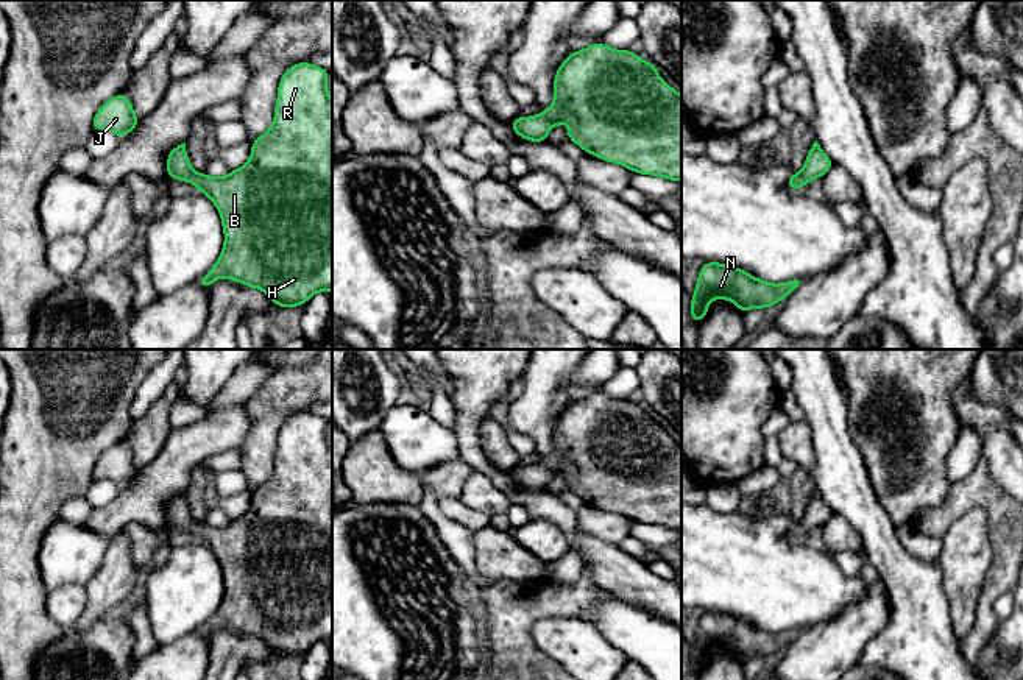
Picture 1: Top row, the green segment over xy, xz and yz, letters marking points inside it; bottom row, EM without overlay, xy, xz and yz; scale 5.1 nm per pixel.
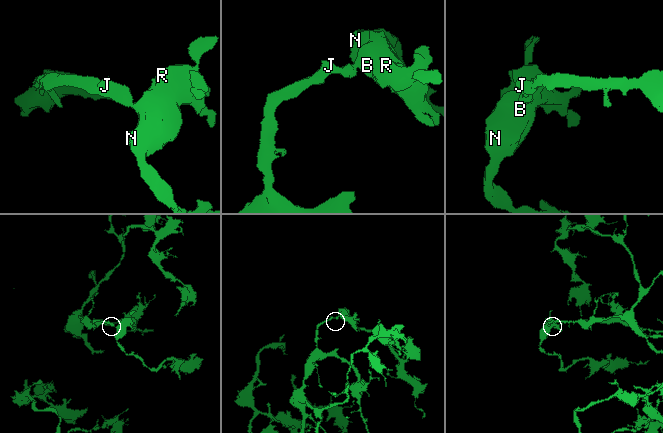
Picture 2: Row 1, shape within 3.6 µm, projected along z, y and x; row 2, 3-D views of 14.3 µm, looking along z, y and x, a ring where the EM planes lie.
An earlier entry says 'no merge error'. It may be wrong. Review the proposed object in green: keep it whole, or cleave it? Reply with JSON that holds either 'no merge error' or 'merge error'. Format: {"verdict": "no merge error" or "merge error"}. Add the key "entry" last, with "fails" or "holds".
{"verdict": "no merge error", "entry": "holds"}

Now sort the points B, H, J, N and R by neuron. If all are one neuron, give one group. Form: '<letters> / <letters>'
B H J N R

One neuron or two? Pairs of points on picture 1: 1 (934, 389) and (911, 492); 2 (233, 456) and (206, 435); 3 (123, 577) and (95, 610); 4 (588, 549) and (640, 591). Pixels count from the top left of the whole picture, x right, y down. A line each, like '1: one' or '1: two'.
1: one
2: two
3: one
4: one

